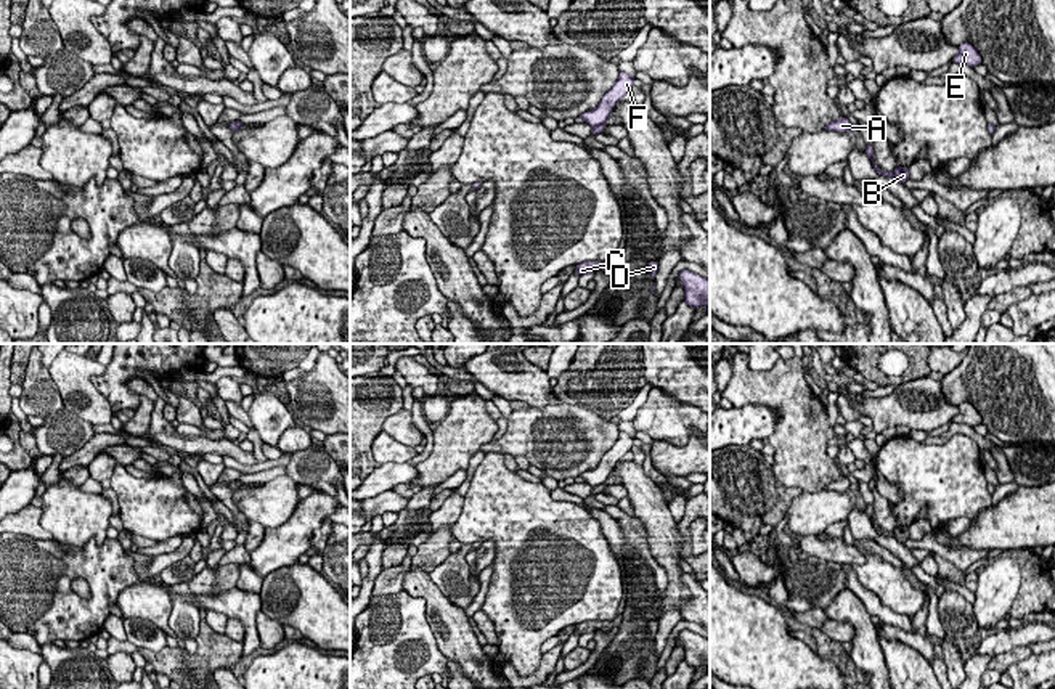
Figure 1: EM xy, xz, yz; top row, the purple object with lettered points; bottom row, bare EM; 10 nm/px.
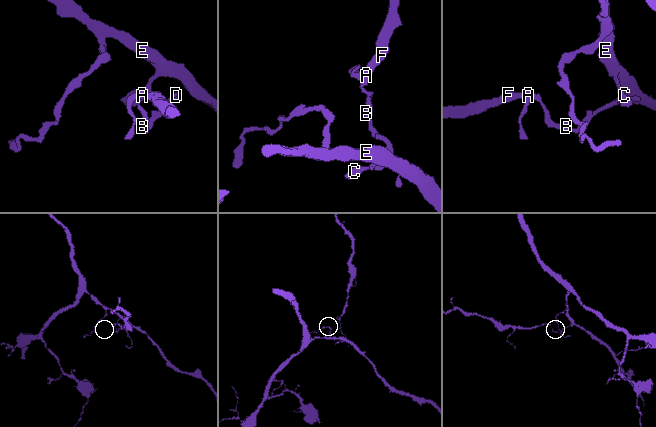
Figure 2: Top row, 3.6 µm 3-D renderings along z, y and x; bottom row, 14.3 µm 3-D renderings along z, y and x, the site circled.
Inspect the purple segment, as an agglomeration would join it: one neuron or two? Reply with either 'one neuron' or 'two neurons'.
two neurons

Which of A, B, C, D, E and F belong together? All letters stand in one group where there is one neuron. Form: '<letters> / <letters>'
A F / B C D E

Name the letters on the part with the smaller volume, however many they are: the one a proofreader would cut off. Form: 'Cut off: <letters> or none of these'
Cut off: A, F

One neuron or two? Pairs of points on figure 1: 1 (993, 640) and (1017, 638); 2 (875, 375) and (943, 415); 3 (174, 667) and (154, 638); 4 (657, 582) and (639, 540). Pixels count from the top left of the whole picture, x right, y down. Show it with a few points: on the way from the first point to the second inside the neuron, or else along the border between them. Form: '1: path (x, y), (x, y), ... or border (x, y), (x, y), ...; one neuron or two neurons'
1: path (999, 640), (1010, 640); one neuron
2: border (904, 381), (896, 386); two neurons
3: border (166, 644), (158, 651), (138, 649); two neurons
4: path (655, 572), (643, 559), (639, 550); one neuron

